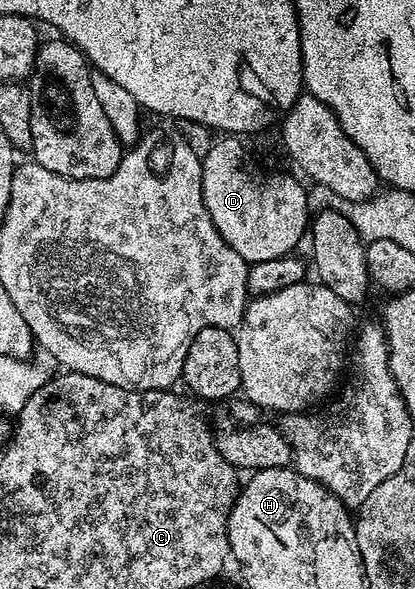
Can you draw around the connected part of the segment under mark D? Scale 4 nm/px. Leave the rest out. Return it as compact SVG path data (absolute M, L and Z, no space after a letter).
M213 143L202 156L202 193L216 230L247 265L289 256L299 247L294 224L286 224L286 196L270 200L266 192L258 192L254 184L246 184L242 168L238 168L238 164L226 164L226 148L218 148Z

